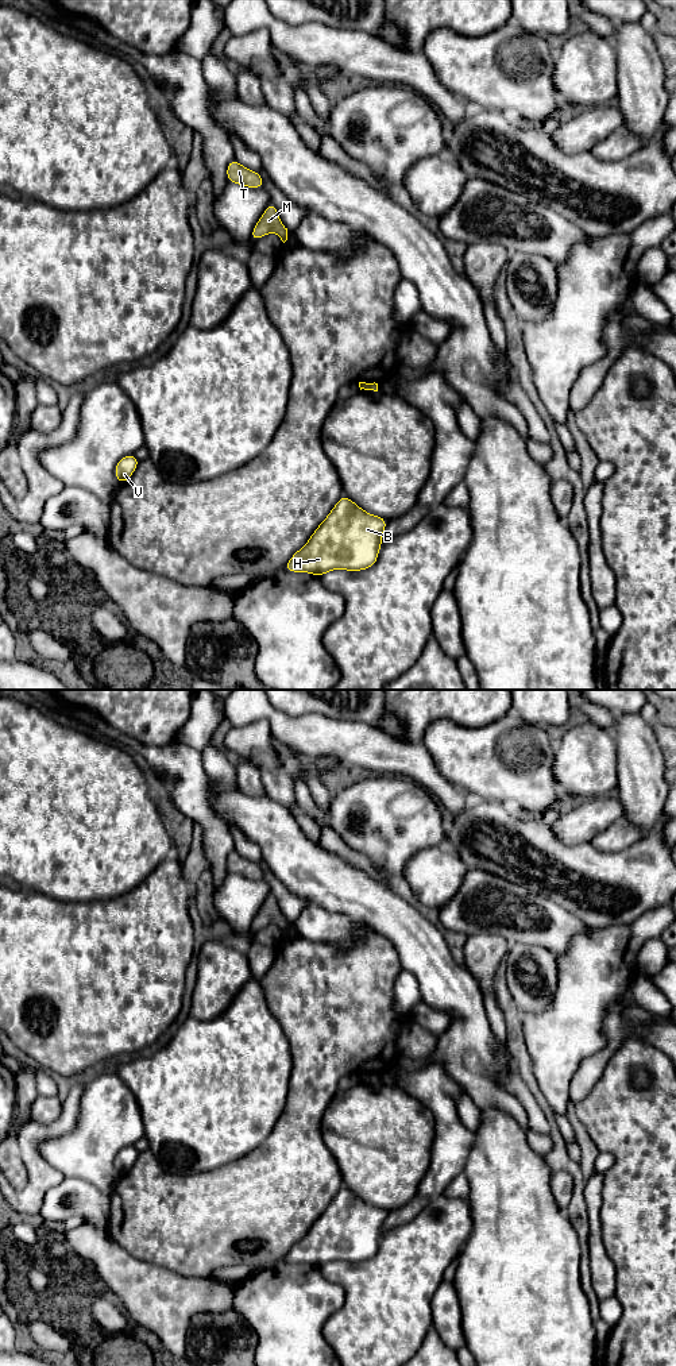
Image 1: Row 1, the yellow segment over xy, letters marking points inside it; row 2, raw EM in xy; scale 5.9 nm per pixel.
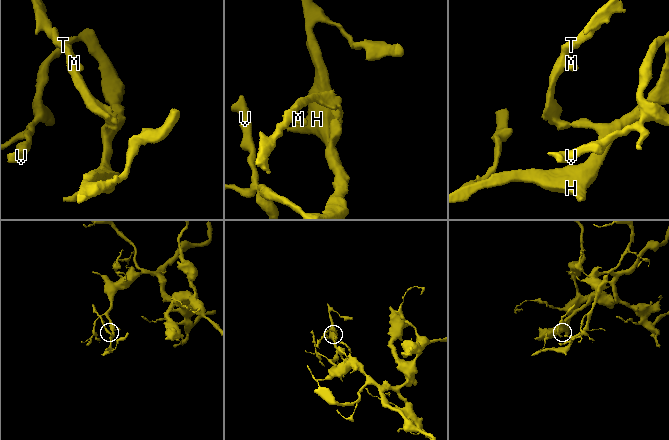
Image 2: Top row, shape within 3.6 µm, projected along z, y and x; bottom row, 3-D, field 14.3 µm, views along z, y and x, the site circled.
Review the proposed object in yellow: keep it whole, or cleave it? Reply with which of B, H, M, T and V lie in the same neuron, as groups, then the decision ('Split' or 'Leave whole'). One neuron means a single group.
Groups: B H V / M T. Split

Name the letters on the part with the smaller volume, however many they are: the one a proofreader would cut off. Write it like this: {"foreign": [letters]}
{"foreign": ["M", "T"]}

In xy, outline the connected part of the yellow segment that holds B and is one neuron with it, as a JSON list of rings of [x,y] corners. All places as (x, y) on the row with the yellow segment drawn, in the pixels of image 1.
[[[344,494],[283,568],[317,576],[332,570],[367,570],[378,560],[386,525],[383,517],[367,513]]]

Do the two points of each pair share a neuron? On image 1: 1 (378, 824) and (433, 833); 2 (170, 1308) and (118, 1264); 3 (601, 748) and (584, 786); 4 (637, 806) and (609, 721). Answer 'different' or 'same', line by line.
1: same
2: same
3: same
4: different

